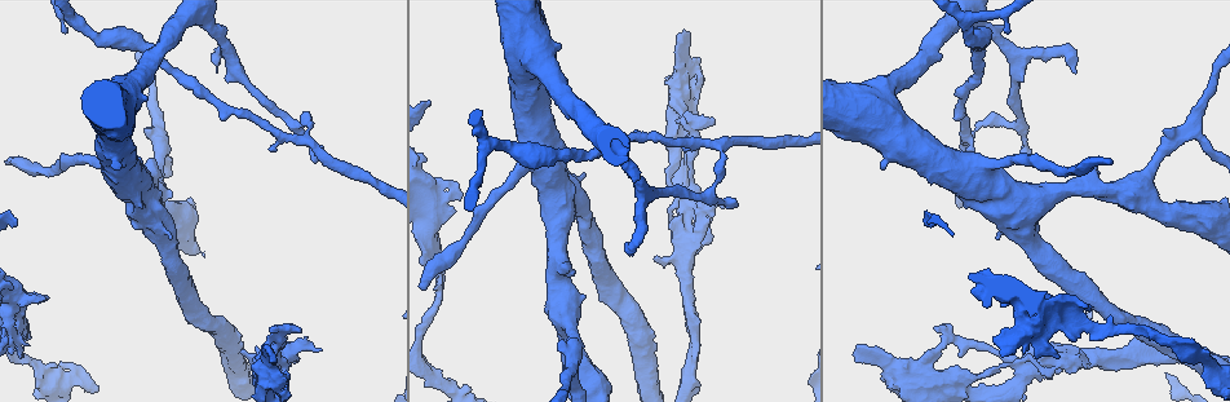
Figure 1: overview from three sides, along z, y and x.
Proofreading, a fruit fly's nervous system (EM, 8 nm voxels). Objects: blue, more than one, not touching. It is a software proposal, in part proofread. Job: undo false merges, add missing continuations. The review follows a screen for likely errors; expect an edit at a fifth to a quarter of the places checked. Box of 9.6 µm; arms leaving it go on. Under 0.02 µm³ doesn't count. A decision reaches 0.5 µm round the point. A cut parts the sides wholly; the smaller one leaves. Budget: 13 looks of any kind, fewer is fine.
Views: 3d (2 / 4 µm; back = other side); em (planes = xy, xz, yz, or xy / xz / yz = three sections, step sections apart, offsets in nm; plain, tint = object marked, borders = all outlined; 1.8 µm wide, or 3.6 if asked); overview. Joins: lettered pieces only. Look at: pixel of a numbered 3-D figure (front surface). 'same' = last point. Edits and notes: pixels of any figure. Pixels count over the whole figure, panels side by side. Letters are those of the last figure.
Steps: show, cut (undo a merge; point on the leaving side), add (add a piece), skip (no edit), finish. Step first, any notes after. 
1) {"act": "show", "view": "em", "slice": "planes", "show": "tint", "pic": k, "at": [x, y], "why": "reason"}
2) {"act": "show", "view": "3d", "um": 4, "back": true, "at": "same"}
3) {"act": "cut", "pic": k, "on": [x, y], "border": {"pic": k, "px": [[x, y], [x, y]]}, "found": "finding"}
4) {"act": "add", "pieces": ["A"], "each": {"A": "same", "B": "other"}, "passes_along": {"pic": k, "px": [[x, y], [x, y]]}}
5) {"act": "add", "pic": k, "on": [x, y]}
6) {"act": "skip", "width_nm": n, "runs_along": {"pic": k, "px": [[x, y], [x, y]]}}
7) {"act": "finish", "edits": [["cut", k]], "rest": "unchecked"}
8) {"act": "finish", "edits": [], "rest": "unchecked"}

{"act": "show", "view": "em", "um": 3.6, "slice": "planes", "show": "plain", "pic": 1, "at": [178, 212], "why": "calibre changes"}

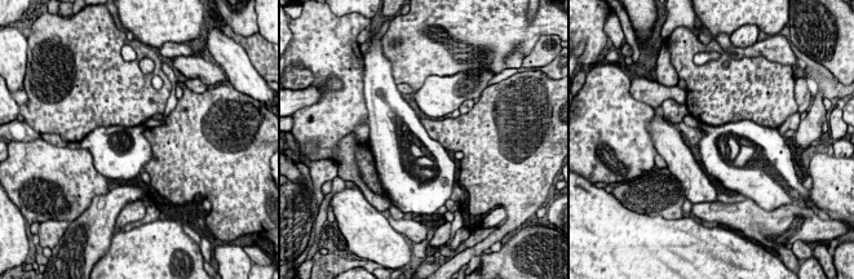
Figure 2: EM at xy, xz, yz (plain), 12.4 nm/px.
{"act": "show", "view": "em", "um": 3.6, "slice": "planes", "show": "tint", "at": "same", "why": "with the object marked"}

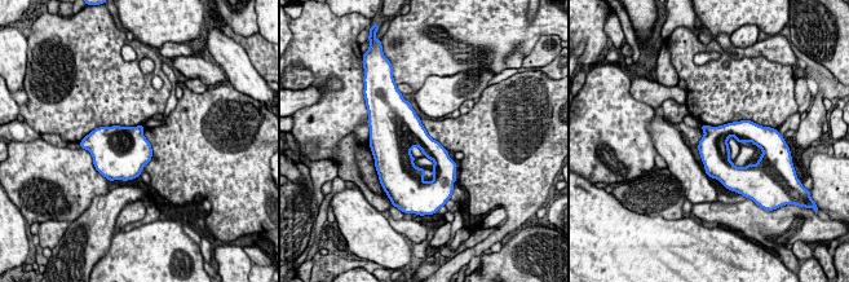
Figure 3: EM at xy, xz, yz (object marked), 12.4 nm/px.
{"act": "show", "view": "em", "um": 3.6, "slice": "planes", "show": "borders", "at": "same"}

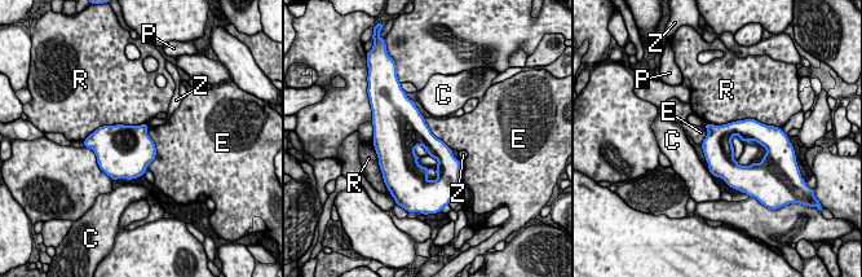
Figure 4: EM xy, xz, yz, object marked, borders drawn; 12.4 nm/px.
{"act": "skip", "each": {"C": "other", "E": "other", "P": "other", "R": "other", "Z": "other"}, "border": {"pic": 4, "px": [[149, 127], [155, 158], [146, 168]]}, "found": "one cell here"}

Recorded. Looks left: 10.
{"act": "show", "view": "em", "um": 3.6, "slice": "planes", "show": "borders", "pic": 1, "at": [1086, 328]}

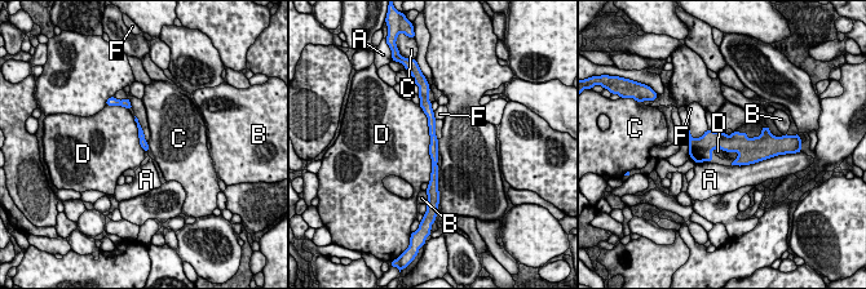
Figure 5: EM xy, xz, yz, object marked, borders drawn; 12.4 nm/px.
{"act": "skip", "width_nm": 100, "each": {"A": "other", "B": "other", "C": "other", "D": "other", "F": "other"}, "border": {"pic": 5, "px": [[418, 105], [429, 136], [428, 183]]}, "found": "one cell here"}

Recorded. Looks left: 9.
{"act": "show", "view": "3d", "um": 4, "pic": 1, "at": [47, 296], "why": "an open end"}

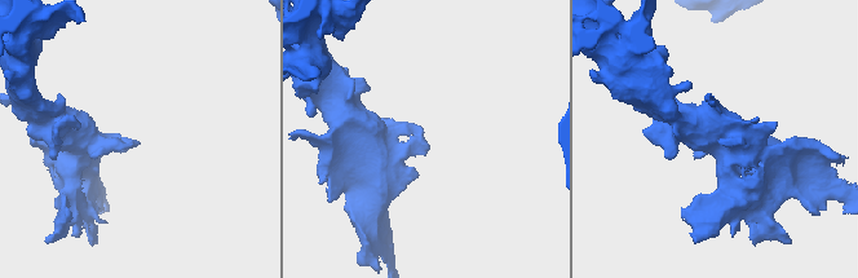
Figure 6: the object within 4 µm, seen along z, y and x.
{"act": "show", "view": "em", "slice": "planes", "show": "borders", "pic": 6, "at": [422, 132]}

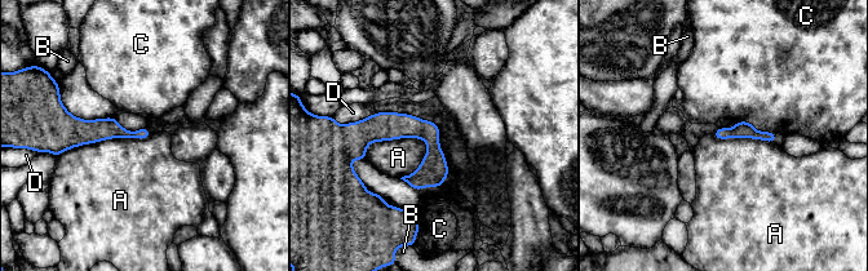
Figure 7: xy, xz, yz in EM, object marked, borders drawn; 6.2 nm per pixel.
{"act": "skip", "each": {"A": "other", "B": "other", "C": "other", "D": "other"}, "border": {"pic": 7, "px": [[426, 142], [373, 141], [364, 154]]}, "found": "none of them fits"}

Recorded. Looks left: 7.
{"act": "show", "view": "3d", "um": 4, "pic": 1, "at": [1029, 201], "why": "thick turns thin"}

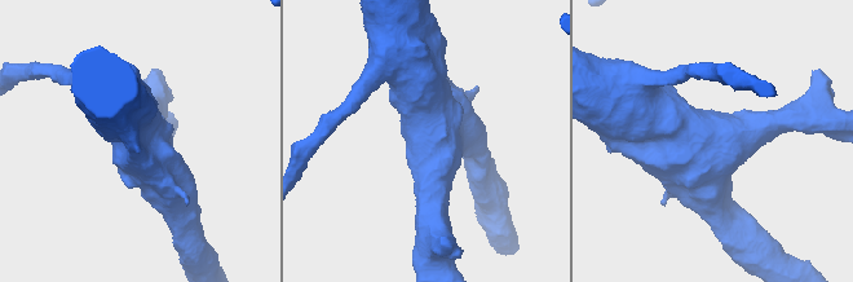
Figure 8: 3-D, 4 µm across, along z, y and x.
{"act": "show", "view": "em", "um": 3.6, "slice": "yz", "step": 16, "show": "tint", "pic": 8, "at": [716, 142], "why": "now the EM"}

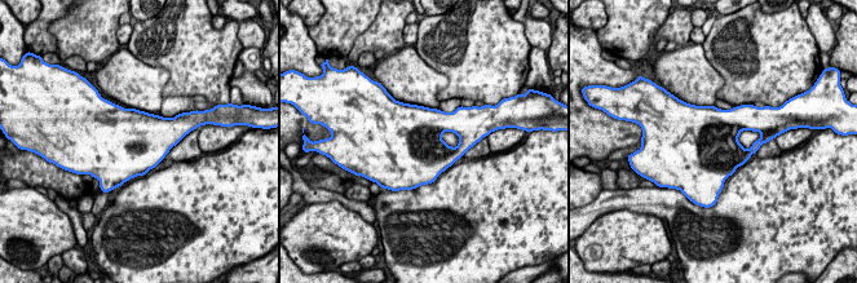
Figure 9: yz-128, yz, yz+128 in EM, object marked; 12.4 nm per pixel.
{"act": "show", "view": "em", "um": 3.6, "slice": "planes", "show": "borders", "at": "same", "why": "another direction"}

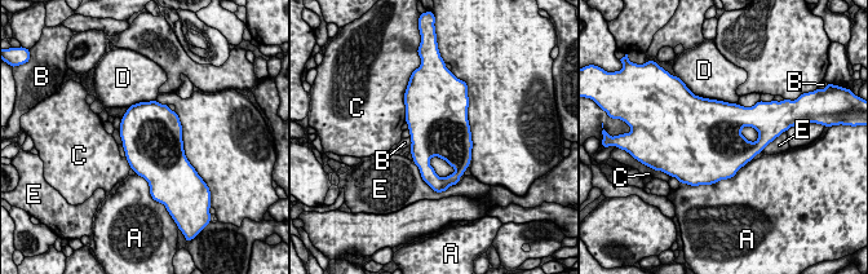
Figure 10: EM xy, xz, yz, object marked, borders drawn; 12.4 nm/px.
{"act": "skip", "each": {"A": "other", "B": "other", "C": "other", "D": "other", "E": "other"}, "border": {"pic": 10, "px": [[122, 119], [119, 131]]}, "found": "all the same cell"}

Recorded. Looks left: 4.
{"act": "show", "view": "em", "slice": "xy", "step": 16, "show": "tint", "pic": 1, "at": [713, 121], "why": "free end"}

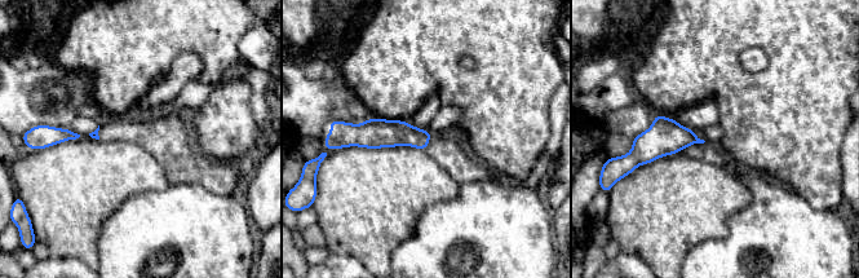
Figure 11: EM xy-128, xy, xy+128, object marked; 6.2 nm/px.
{"act": "show", "view": "em", "slice": "planes", "show": "borders", "at": "same", "why": "another direction"}

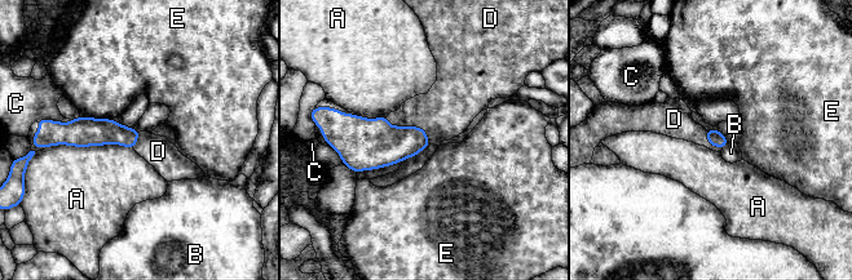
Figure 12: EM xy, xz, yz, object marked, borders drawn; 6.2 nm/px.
{"act": "add", "pieces": ["D"], "width_nm": 100, "each": {"A": "other", "B": "other", "C": "other", "D": "same", "E": "other"}, "passes_along": {"pic": 12, "px": [[374, 143], [410, 127], [446, 111]]}, "found": "it goes on there"}

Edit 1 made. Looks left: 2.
{"act": "finish", "edits": [["add", 12]], "rest": "unchecked"}

